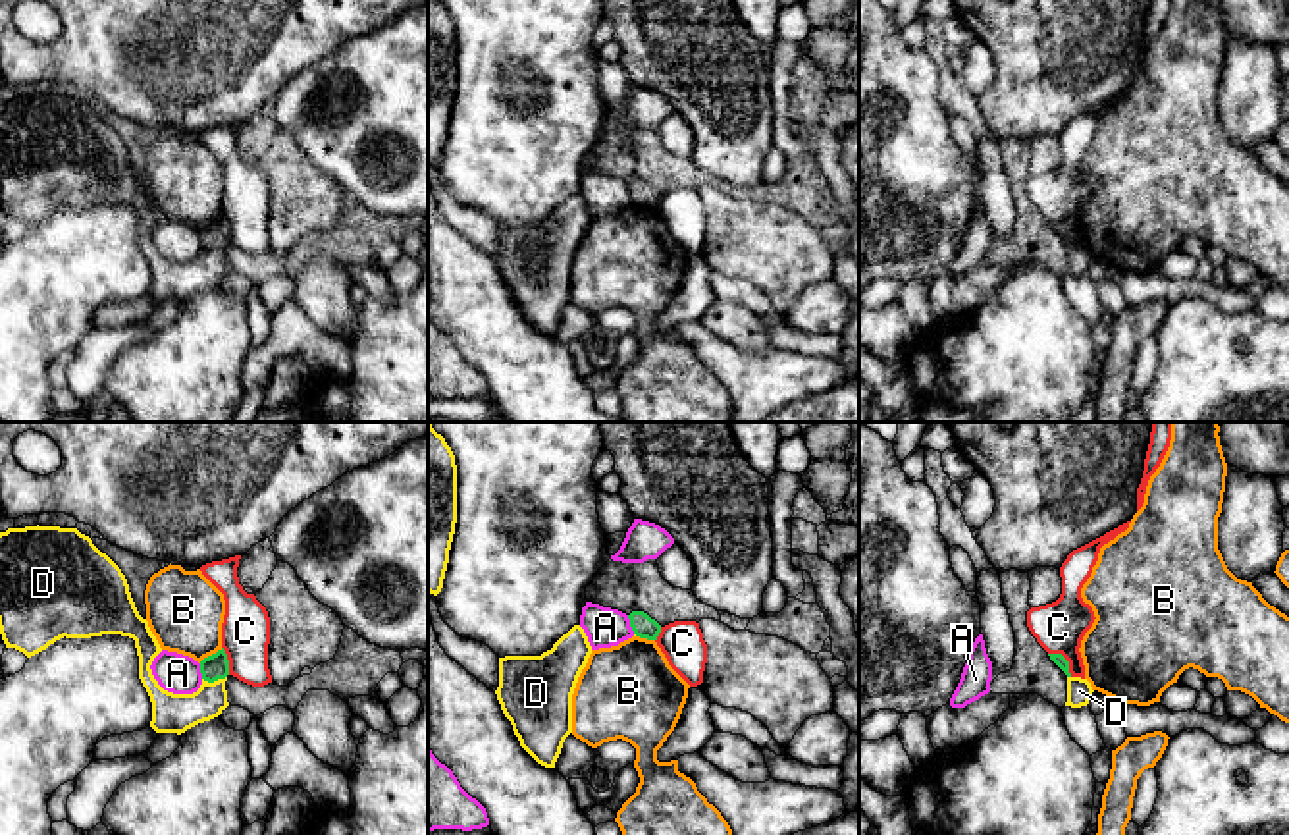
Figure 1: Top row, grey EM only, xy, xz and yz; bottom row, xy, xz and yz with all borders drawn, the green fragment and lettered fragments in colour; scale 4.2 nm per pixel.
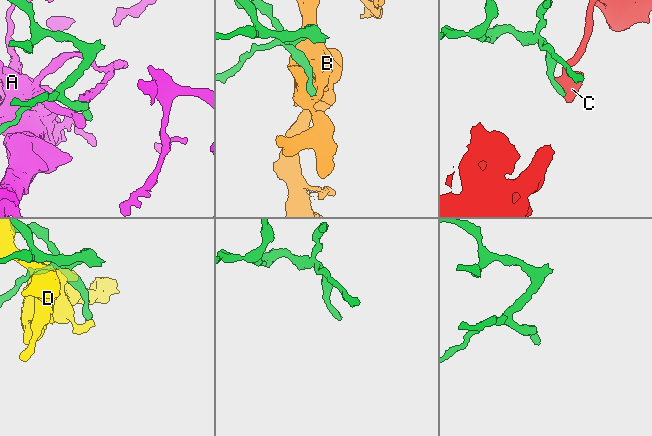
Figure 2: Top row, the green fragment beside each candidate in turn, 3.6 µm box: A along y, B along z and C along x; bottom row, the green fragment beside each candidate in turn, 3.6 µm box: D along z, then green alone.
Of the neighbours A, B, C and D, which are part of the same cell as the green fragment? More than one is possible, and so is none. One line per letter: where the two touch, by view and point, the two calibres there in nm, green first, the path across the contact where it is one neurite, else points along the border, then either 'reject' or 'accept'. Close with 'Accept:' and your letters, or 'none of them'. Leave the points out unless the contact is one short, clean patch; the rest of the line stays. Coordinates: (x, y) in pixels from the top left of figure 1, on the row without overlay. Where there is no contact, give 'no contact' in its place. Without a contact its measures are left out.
A: contact xz (631, 193); calibres 90 and 170 nm; border xz (627, 184), (634, 201); reject
B: contact xy (212, 222); calibres 110 and 320 nm; reject
C: contact yz (1066, 228); calibres 50 and 220 nm; border yz (1049, 220), (1058, 220), (1068, 230), (1072, 243); reject
D: contact xy (214, 247); calibres 110 and 160 nm; reject
Accept: none of them

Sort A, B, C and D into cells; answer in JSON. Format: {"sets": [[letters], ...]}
{"sets": [["A"], ["B"], ["C"], ["D"]]}

